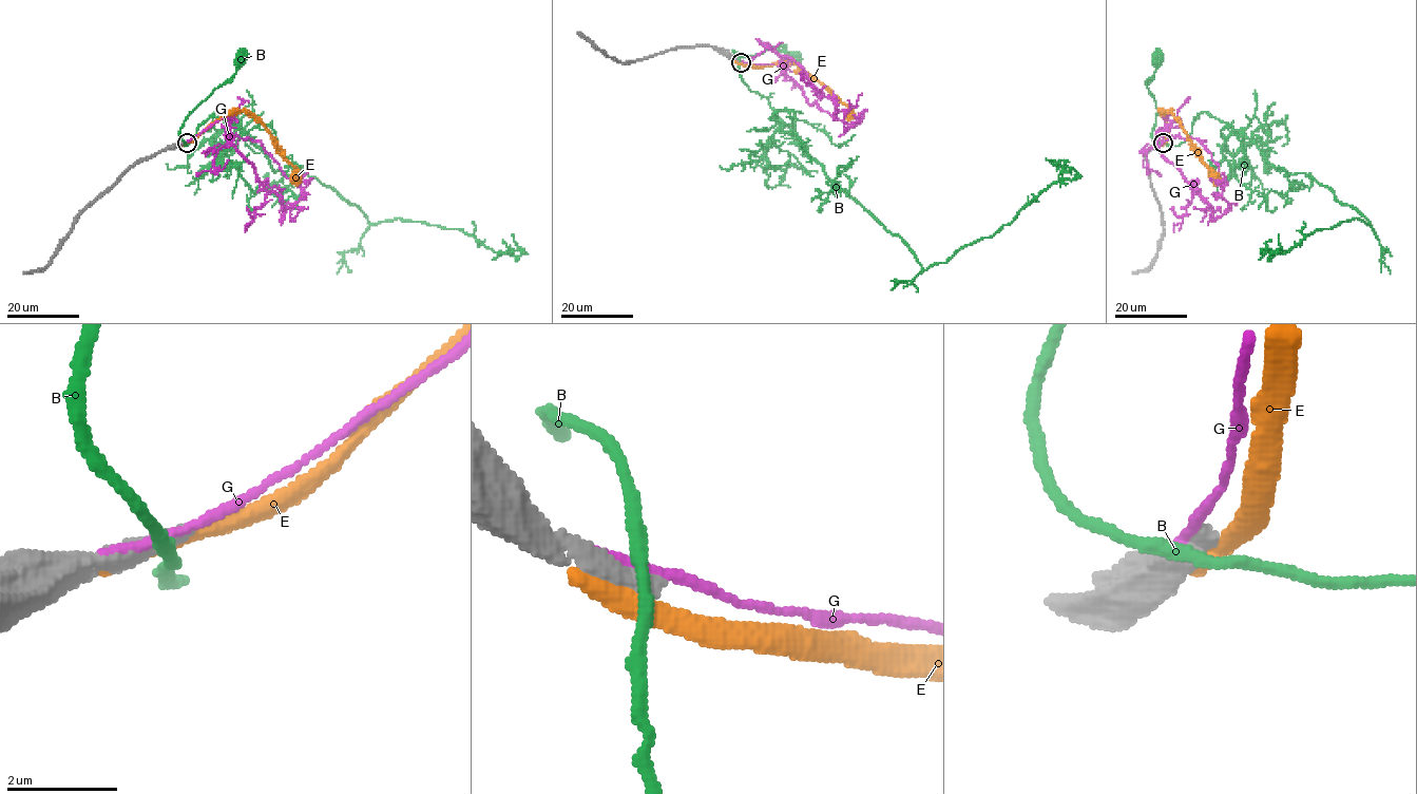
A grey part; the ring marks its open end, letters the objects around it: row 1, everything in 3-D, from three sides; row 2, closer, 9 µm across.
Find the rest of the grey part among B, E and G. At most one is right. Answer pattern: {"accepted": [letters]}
{"accepted": []}

